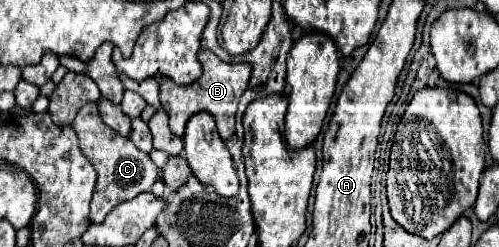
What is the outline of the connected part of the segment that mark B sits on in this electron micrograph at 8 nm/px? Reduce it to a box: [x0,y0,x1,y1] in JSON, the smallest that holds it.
[161,51,251,141]

